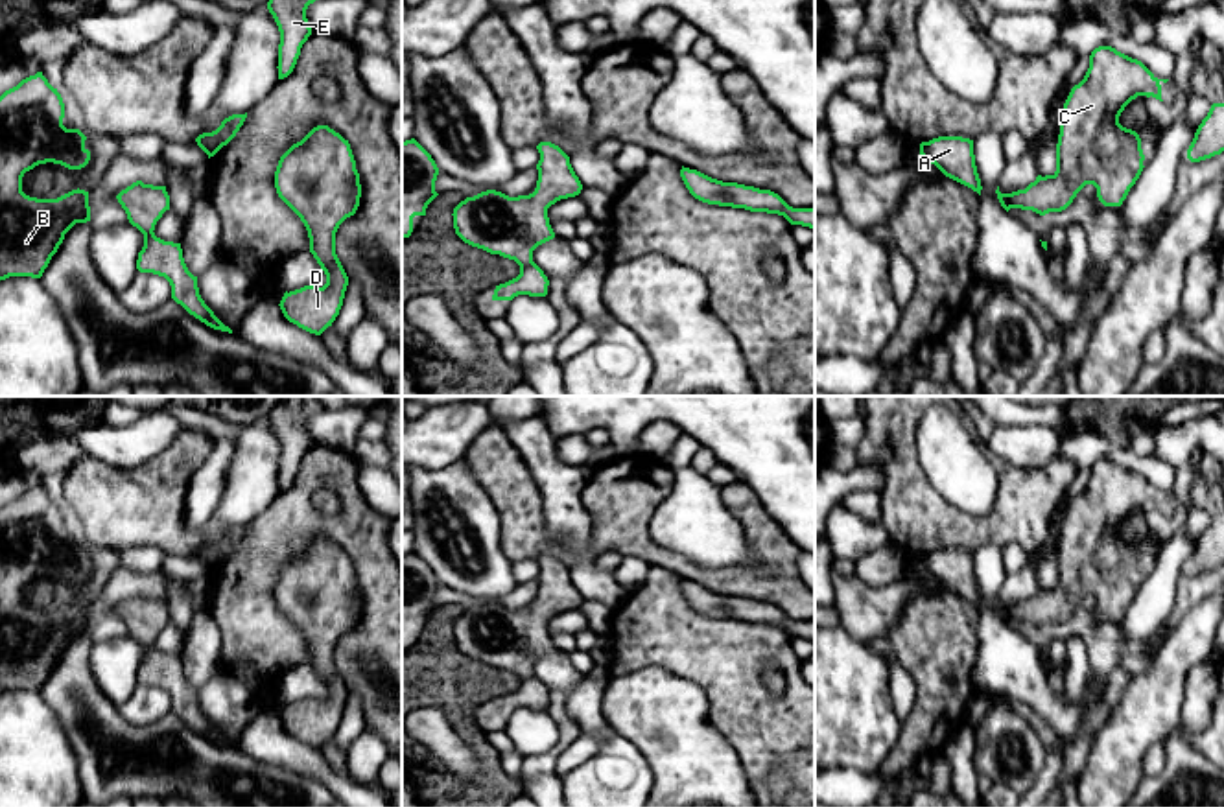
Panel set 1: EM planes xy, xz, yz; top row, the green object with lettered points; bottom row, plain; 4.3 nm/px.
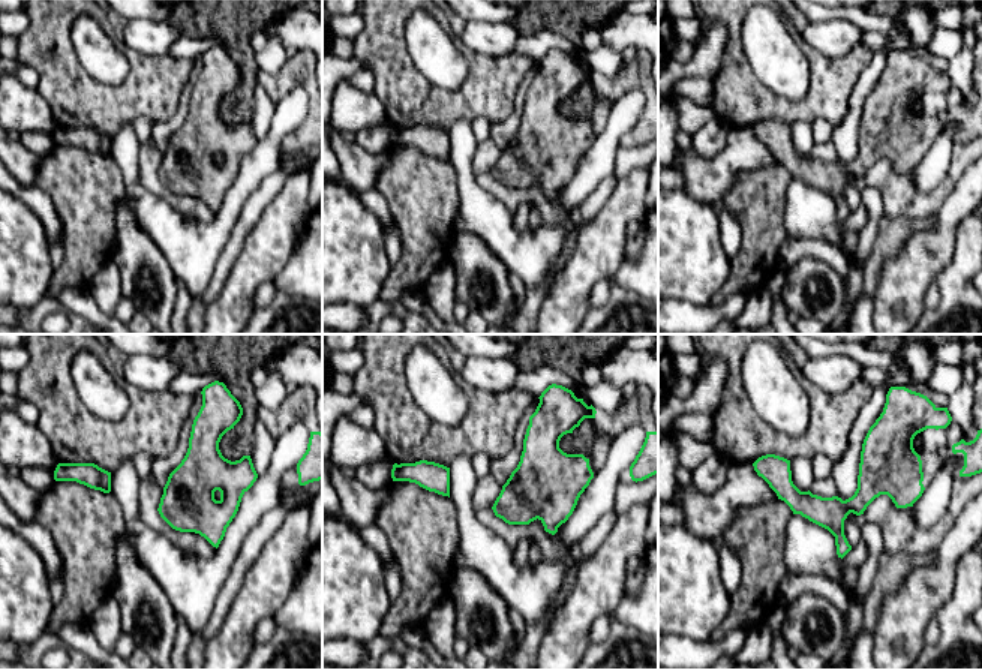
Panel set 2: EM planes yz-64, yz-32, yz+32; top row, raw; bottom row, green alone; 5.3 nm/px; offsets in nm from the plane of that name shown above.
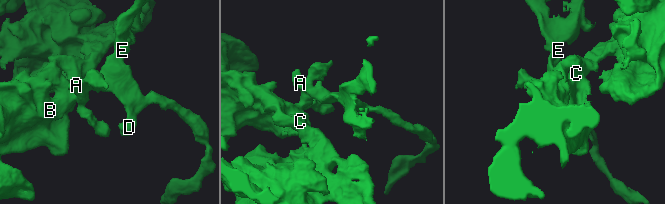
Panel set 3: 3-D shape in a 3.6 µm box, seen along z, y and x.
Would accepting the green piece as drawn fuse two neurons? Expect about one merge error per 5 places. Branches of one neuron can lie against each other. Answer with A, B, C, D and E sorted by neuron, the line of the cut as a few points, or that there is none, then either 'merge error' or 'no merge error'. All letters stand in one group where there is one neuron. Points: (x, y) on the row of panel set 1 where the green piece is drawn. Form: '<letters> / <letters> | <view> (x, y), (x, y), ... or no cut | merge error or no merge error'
A B C D E | no cut | no merge error

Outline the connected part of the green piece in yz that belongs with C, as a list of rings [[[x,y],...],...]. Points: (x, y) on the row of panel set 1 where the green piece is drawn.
[[[1099,46],[1089,55],[1089,68],[1084,79],[1075,85],[1064,103],[1060,118],[1060,134],[1056,144],[1056,171],[1038,175],[1025,190],[1001,193],[995,190],[1001,206],[1032,210],[1040,216],[1065,210],[1077,193],[1086,186],[1097,188],[1097,197],[1104,206],[1121,206],[1130,188],[1143,171],[1141,138],[1136,131],[1119,123],[1124,107],[1137,96],[1161,99],[1161,85],[1169,79],[1158,79],[1141,61],[1132,59],[1112,46]]]

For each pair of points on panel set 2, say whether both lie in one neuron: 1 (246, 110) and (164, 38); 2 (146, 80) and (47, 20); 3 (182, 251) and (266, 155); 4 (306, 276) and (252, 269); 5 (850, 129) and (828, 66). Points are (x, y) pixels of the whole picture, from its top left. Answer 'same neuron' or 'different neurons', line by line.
1: different neurons
2: same neuron
3: same neuron
4: different neurons
5: different neurons

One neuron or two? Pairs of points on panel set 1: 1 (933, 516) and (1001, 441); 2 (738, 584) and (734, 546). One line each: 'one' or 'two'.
1: two
2: two

